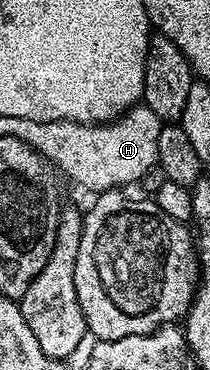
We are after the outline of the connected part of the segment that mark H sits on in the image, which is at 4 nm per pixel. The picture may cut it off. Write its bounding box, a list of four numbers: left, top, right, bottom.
[21,106,164,194]

